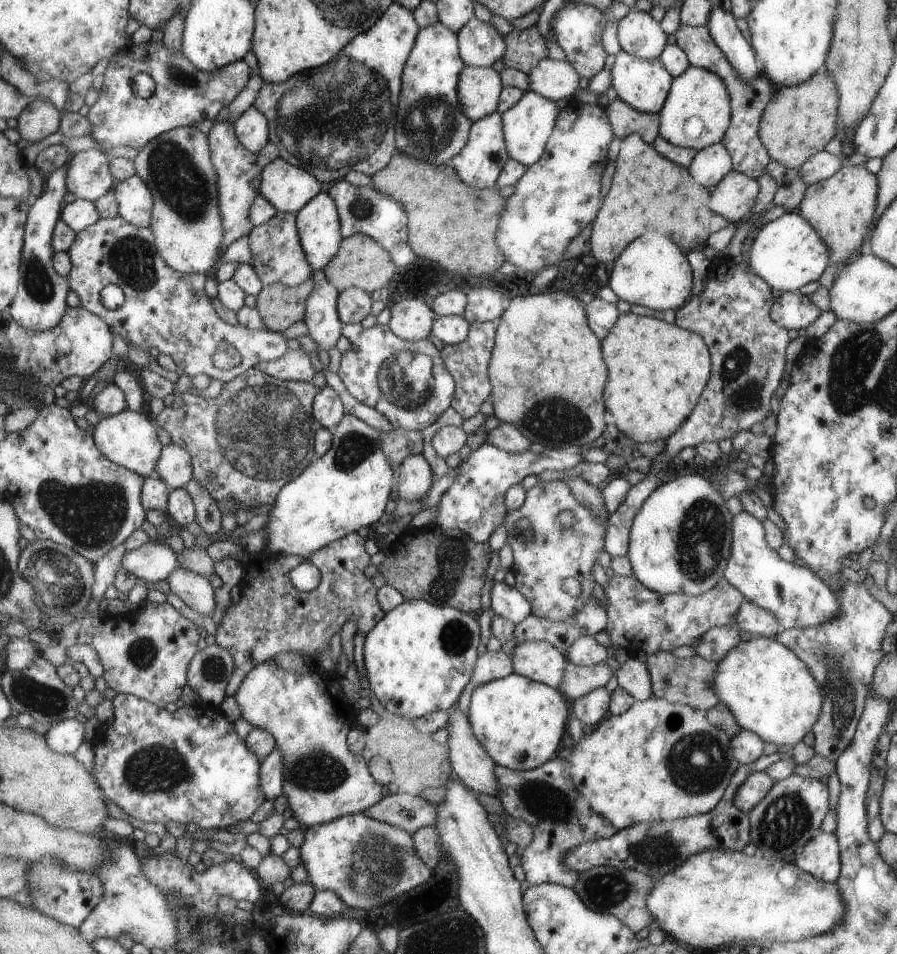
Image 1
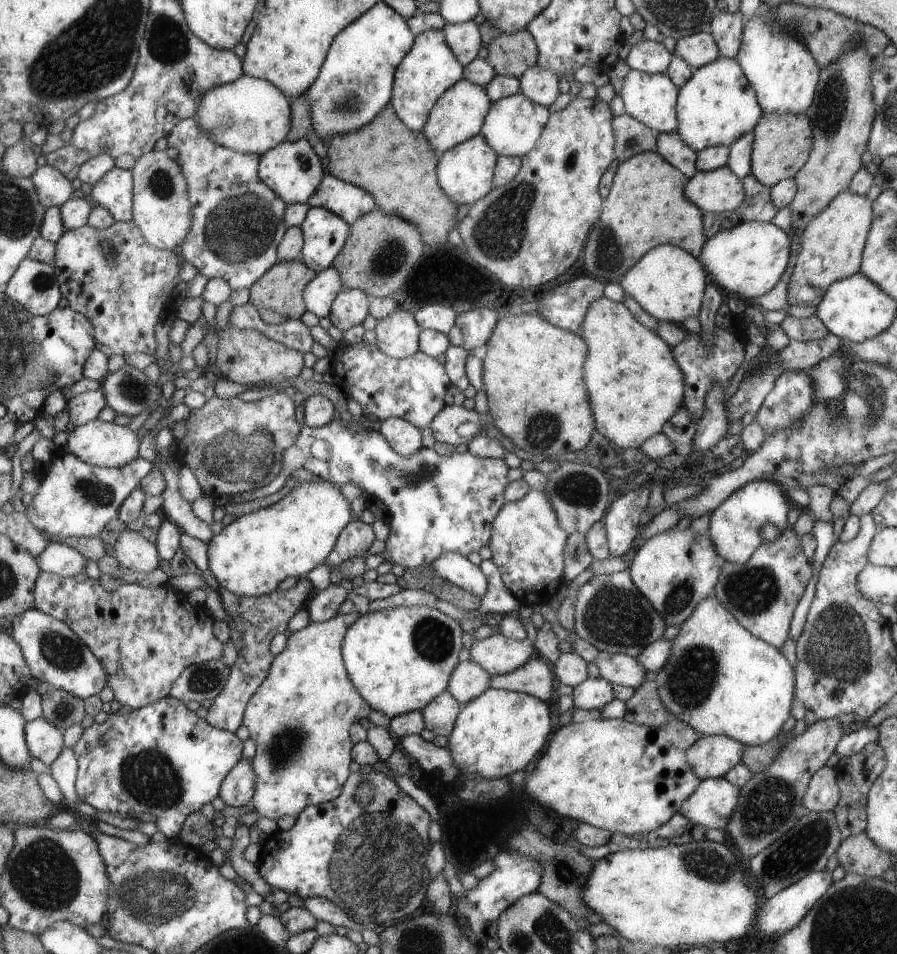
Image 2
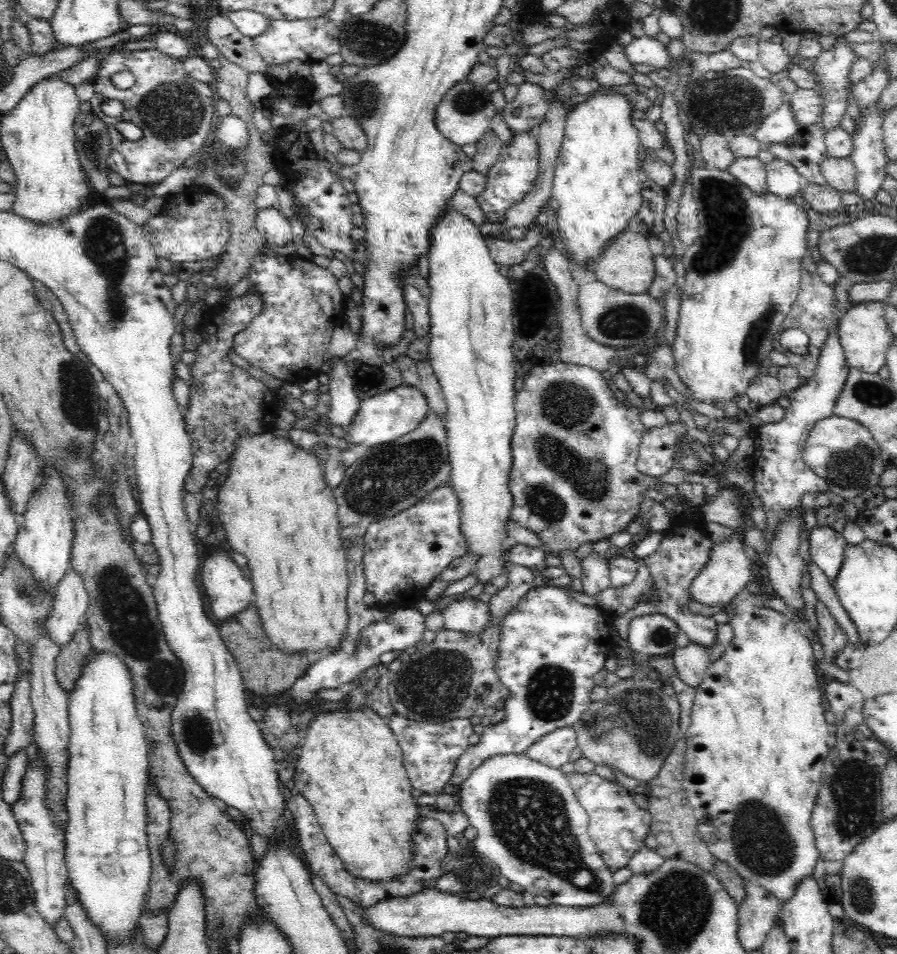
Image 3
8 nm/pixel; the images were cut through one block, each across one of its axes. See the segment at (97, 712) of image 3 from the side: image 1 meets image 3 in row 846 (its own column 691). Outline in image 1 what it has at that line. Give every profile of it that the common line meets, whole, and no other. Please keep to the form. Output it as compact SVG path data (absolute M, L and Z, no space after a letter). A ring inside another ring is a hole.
M690 65L673 78L672 90L659 113L660 136L679 147L699 151L724 139L732 123L732 97L721 76L709 69Z

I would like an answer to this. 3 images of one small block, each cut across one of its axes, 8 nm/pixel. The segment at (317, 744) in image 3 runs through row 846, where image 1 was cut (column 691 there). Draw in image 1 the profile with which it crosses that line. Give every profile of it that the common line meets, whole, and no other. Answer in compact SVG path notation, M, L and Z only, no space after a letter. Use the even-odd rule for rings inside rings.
M632 312L618 315L613 329L602 340L602 352L609 368L605 407L609 408L612 421L618 430L637 443L664 440L673 435L700 402L702 391L712 374L709 346L698 333Z

